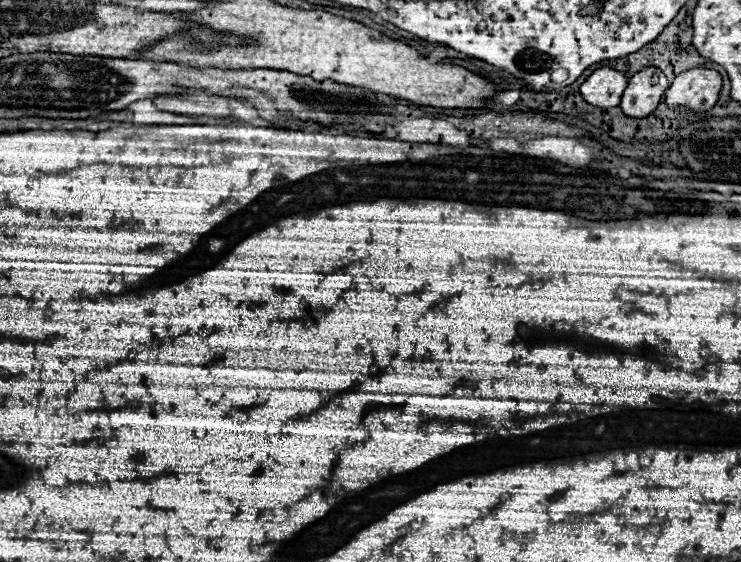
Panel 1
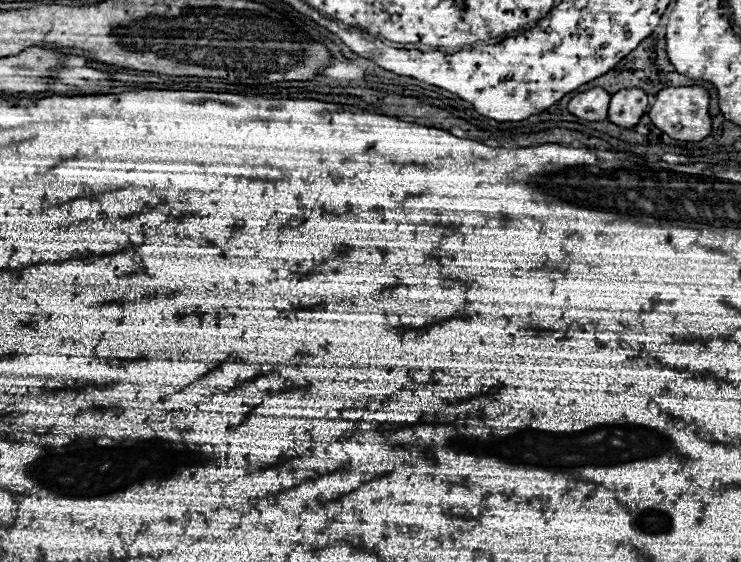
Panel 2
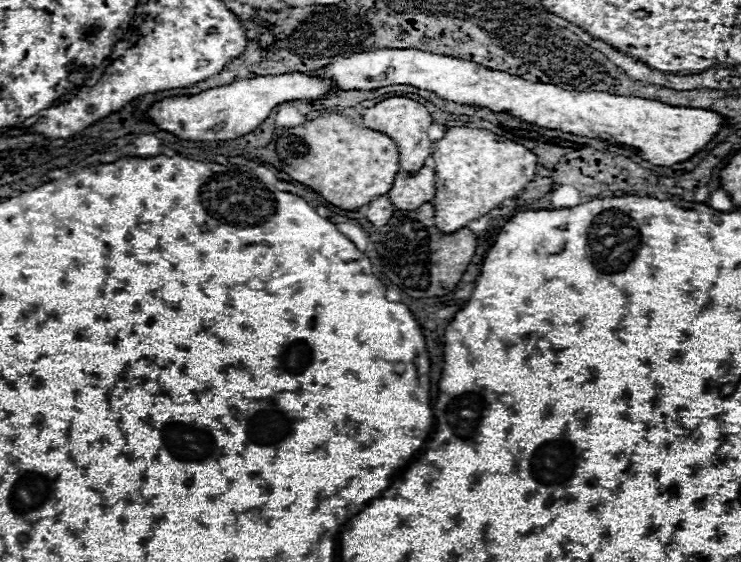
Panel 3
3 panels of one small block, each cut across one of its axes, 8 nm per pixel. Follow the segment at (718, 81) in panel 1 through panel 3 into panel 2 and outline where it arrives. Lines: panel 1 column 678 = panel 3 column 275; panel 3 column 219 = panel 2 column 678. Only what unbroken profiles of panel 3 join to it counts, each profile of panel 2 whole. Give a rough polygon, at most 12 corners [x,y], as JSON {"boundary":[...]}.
{"boundary":[[664,88],[648,116],[674,140],[700,142],[712,130],[710,94]]}

